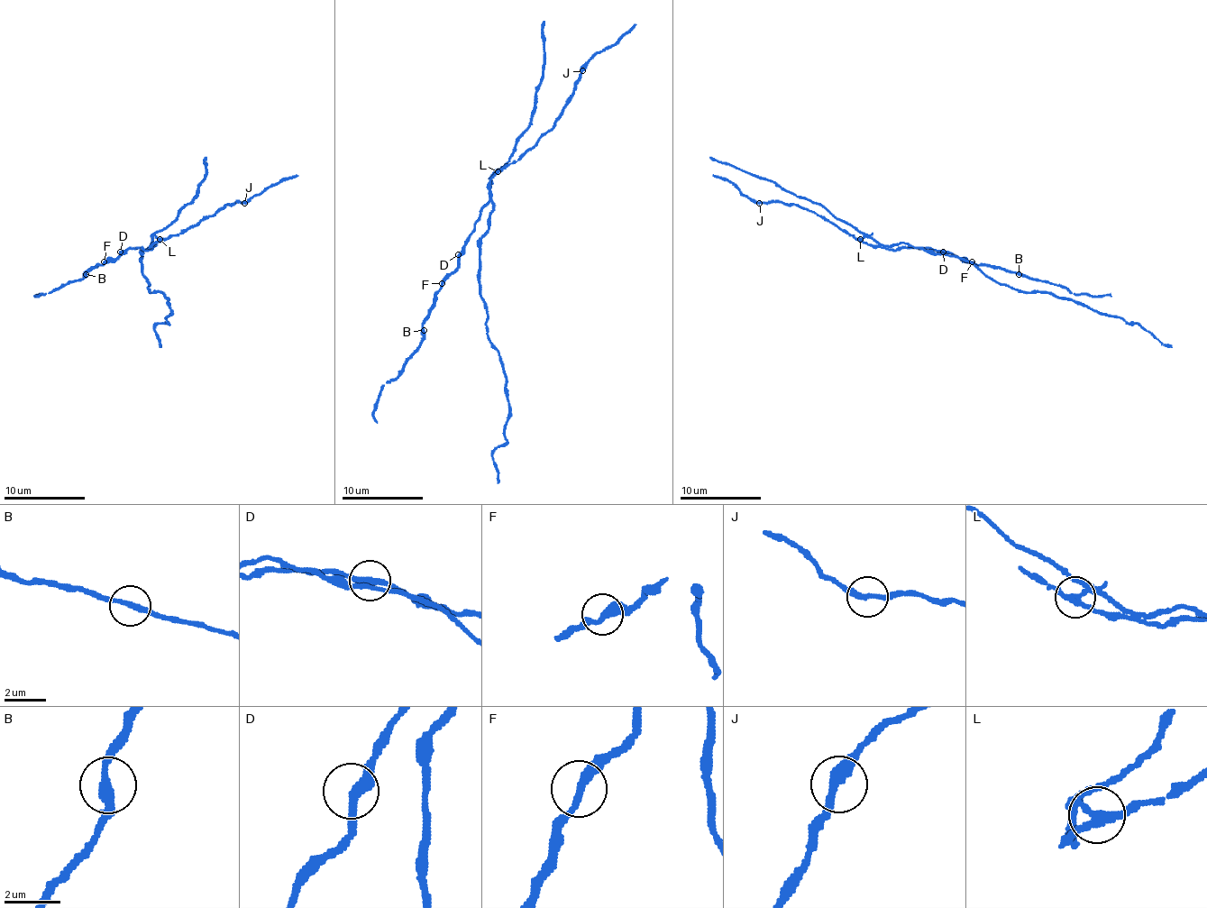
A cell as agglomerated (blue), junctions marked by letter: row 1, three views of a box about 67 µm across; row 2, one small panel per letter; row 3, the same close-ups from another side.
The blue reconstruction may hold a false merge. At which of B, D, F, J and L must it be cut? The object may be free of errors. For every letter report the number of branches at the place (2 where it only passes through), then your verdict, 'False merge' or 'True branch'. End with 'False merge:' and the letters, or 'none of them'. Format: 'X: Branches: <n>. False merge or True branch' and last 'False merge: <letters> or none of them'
B: Branches: 2. True branch
D: Branches: 2. True branch
F: Branches: 2. True branch
J: Branches: 2. True branch
L: Branches: 4. False merge
False merge: L

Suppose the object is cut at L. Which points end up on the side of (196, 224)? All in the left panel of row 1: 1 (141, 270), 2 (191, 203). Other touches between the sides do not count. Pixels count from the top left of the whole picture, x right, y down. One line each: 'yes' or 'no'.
1: no
2: no

